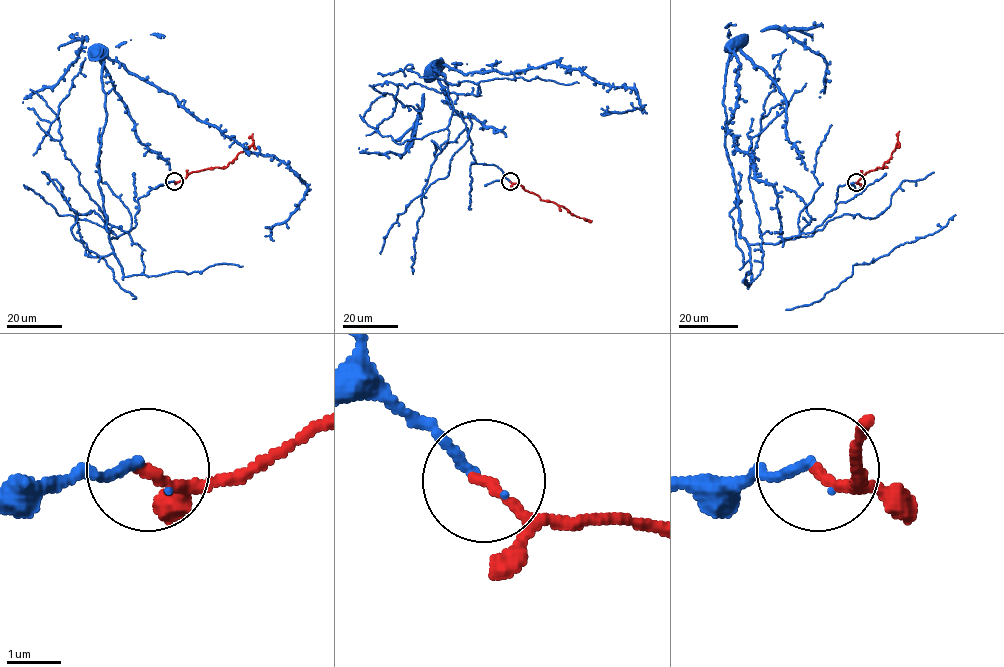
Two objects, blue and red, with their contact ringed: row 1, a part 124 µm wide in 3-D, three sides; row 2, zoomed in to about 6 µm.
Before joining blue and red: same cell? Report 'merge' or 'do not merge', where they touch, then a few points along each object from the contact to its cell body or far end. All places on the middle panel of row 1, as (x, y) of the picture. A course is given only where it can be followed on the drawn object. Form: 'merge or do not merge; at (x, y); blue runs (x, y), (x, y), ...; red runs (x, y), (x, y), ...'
merge; at (510, 181); blue runs (509, 181), (495, 165), (473, 163), (437, 60), (464, 74), (557, 62), (636, 90), (641, 109), (610, 113); red runs (510, 182), (588, 222)

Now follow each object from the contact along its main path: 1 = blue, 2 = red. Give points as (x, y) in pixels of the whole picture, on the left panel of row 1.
1: (173, 181), (140, 197), (135, 226), (109, 237), (97, 160), (106, 57), (300, 178), (304, 198), (274, 241)
2: (174, 181), (205, 169), (225, 168), (252, 144), (252, 133)

